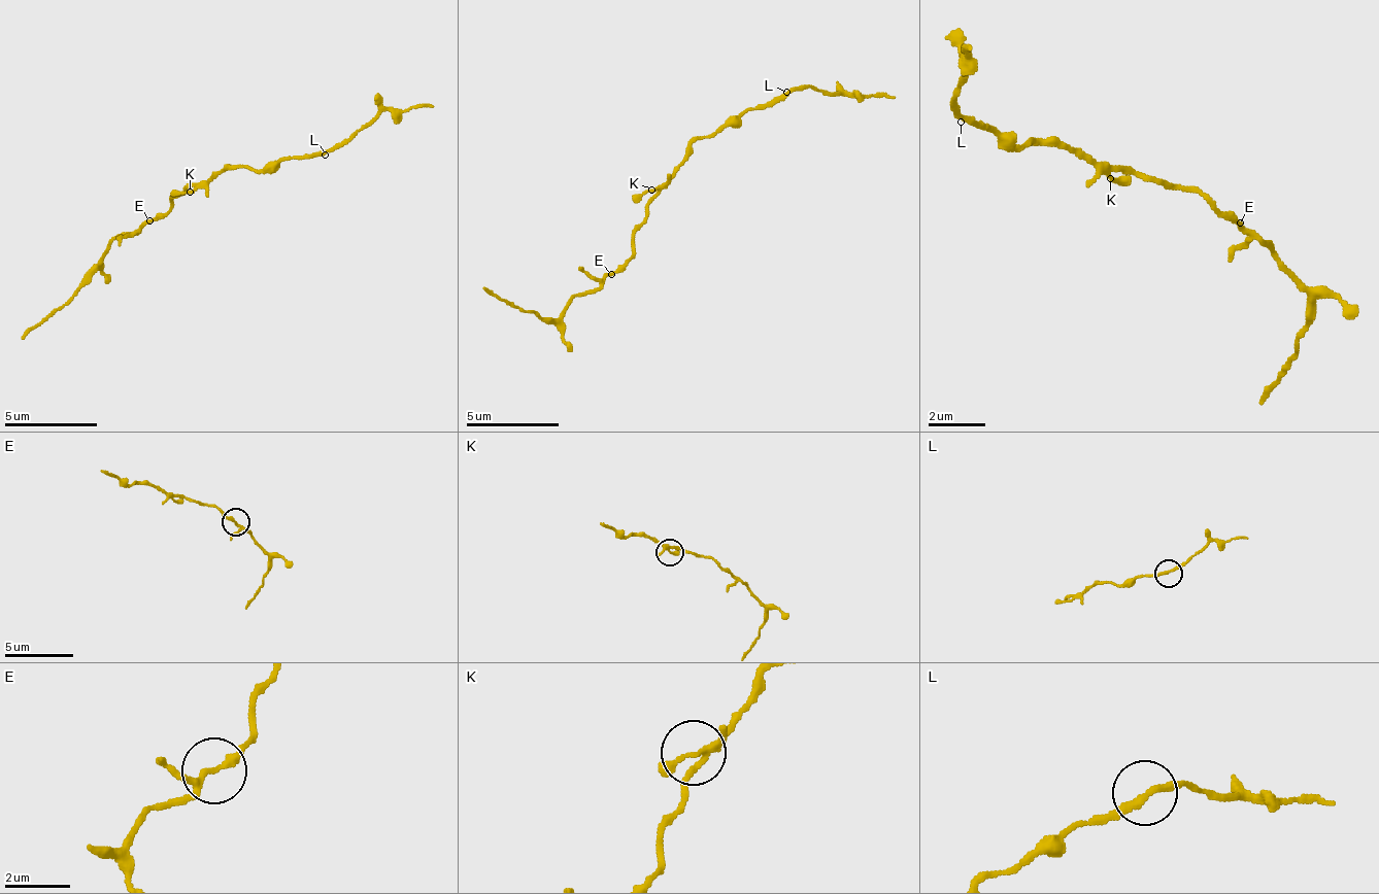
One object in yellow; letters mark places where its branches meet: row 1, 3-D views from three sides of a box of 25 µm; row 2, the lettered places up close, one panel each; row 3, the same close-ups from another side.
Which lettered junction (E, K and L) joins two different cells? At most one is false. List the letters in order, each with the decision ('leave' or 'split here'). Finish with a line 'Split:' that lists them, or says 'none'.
E: split here
K: leave
L: leave
Split: E

